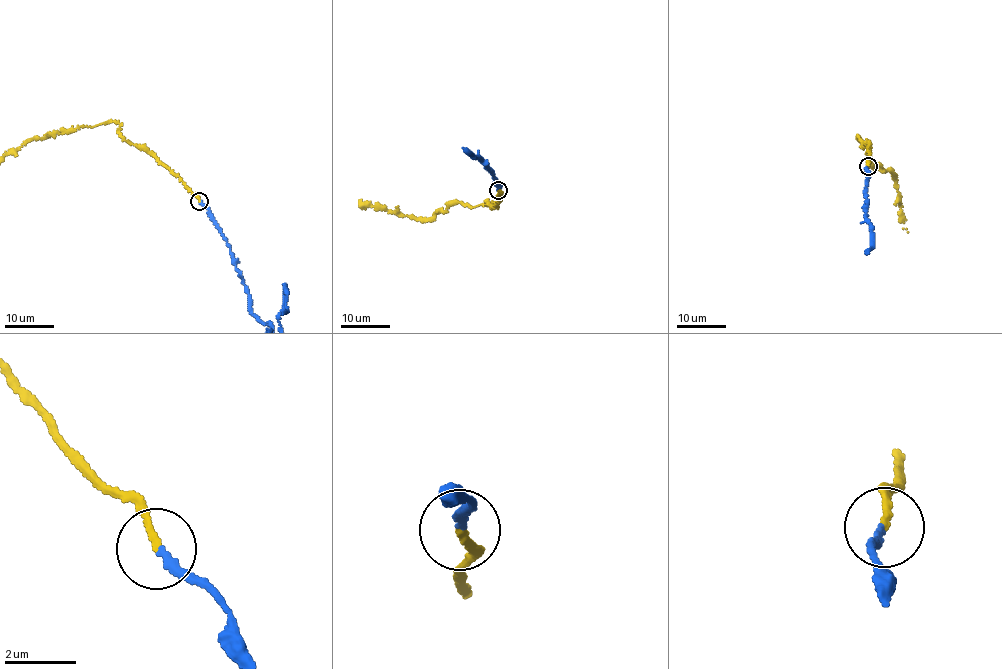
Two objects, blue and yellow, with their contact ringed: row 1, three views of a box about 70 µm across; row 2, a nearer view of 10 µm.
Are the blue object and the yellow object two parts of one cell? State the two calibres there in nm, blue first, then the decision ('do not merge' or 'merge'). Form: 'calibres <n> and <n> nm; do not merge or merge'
calibres 170 and 170 nm; merge

